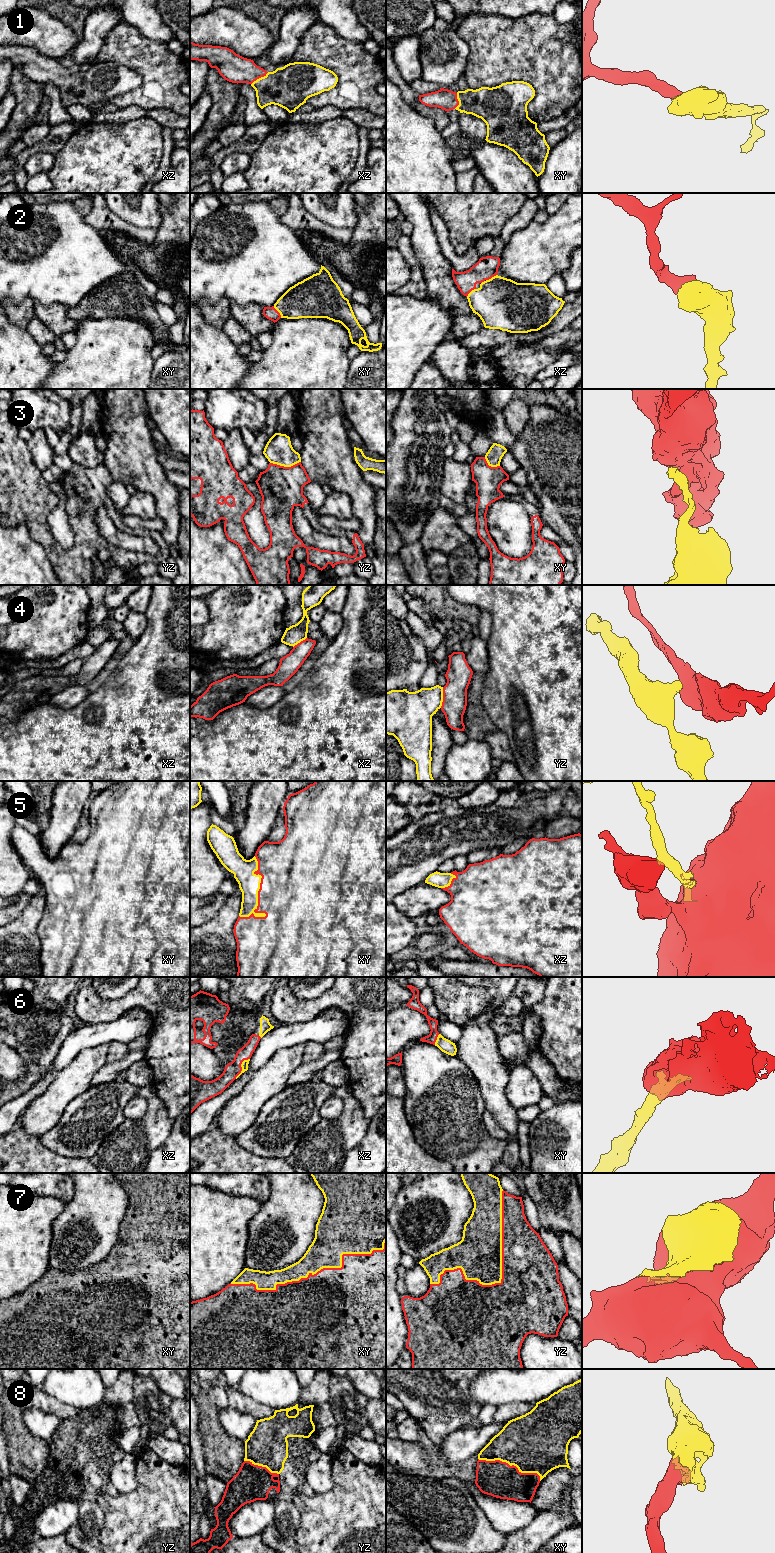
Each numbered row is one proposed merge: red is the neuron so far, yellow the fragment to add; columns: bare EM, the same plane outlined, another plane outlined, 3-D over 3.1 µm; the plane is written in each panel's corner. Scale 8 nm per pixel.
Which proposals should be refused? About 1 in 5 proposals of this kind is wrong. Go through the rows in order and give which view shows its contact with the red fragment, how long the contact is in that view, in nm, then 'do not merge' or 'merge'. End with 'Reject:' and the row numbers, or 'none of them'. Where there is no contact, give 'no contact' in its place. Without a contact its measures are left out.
1: contact in xz; length 170 nm; merge
2: contact in xy; length 120 nm; merge
3: contact in yz; length 240 nm; do not merge
4: contact in yz; length 170 nm; do not merge
5: contact in xy; length 500 nm; merge
6: contact in xz; length 200 nm; merge
7: contact in xy; length 1300 nm; merge
8: contact in xy; length 550 nm; merge
Reject: 3, 4

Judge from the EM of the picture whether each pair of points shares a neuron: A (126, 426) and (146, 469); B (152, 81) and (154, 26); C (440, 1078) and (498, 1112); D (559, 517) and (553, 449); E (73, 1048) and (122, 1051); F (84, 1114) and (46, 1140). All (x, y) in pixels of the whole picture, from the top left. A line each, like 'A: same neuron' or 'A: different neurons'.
A: same neuron
B: different neurons
C: different neurons
D: same neuron
E: different neurons
F: same neuron

